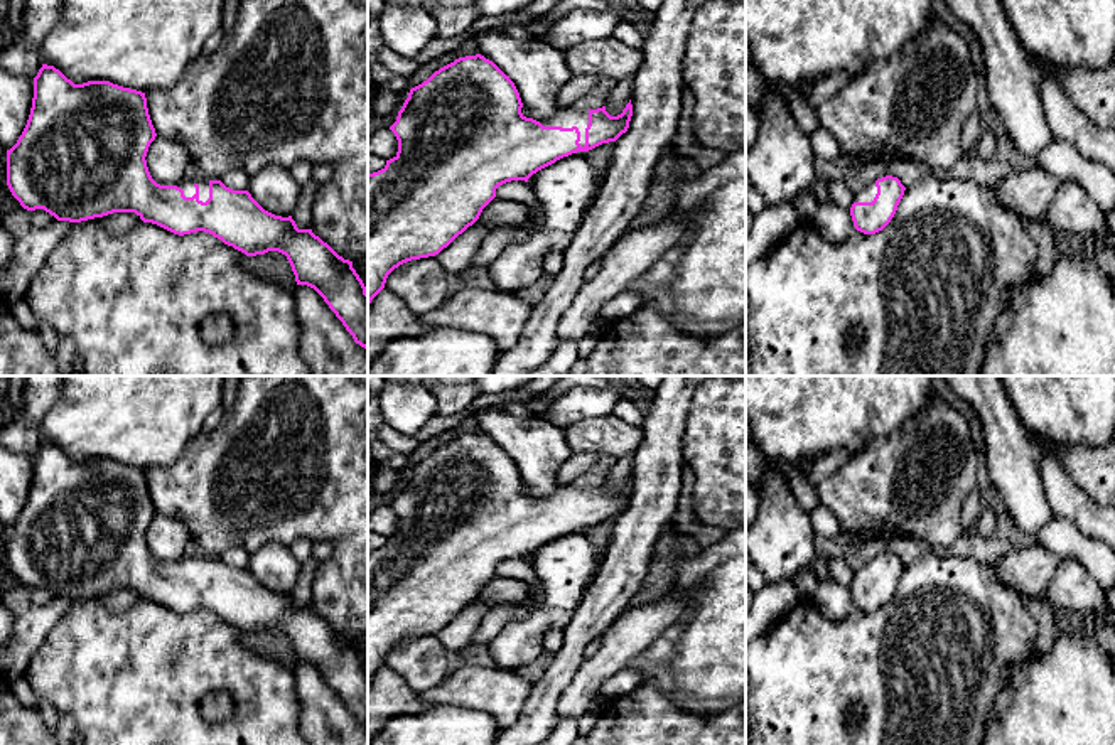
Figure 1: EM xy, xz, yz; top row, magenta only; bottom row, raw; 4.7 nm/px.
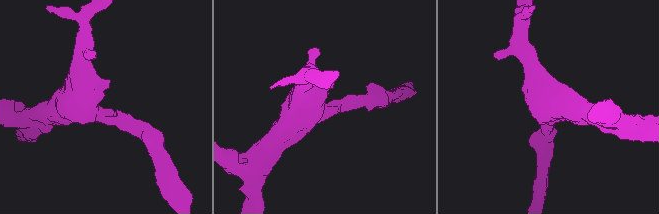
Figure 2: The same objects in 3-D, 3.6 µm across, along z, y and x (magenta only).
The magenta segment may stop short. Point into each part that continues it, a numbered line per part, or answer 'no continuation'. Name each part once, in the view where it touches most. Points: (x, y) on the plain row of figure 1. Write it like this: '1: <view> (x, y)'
1: xz (564, 494)

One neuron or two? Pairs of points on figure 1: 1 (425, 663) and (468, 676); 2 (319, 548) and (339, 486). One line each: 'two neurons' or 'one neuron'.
1: two neurons
2: two neurons

